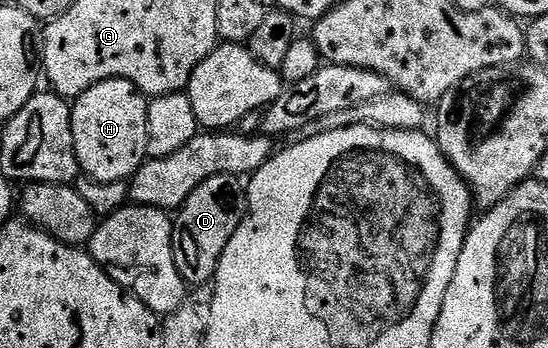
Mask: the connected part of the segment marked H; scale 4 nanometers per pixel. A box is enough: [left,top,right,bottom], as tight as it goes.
[71,77,148,181]

